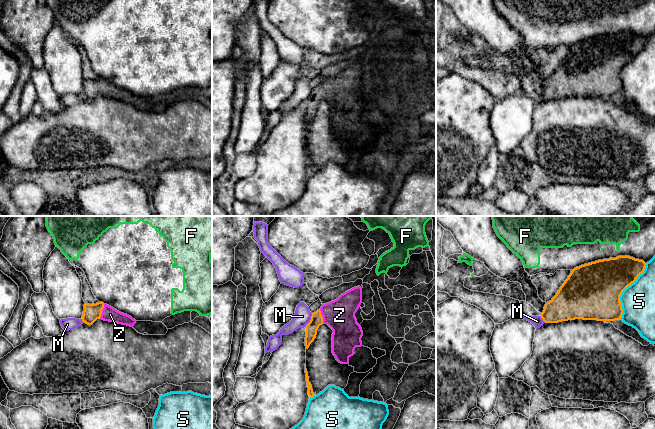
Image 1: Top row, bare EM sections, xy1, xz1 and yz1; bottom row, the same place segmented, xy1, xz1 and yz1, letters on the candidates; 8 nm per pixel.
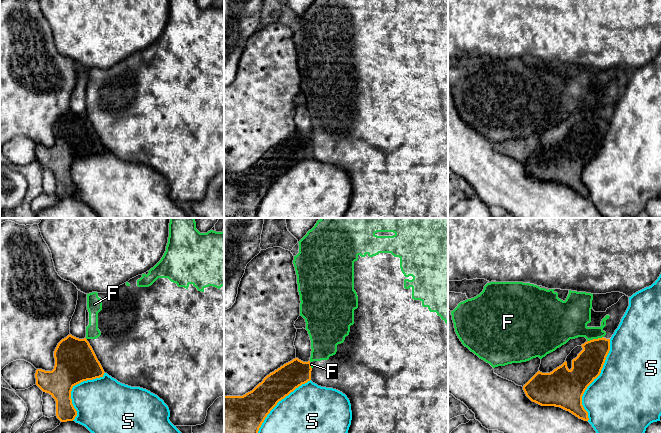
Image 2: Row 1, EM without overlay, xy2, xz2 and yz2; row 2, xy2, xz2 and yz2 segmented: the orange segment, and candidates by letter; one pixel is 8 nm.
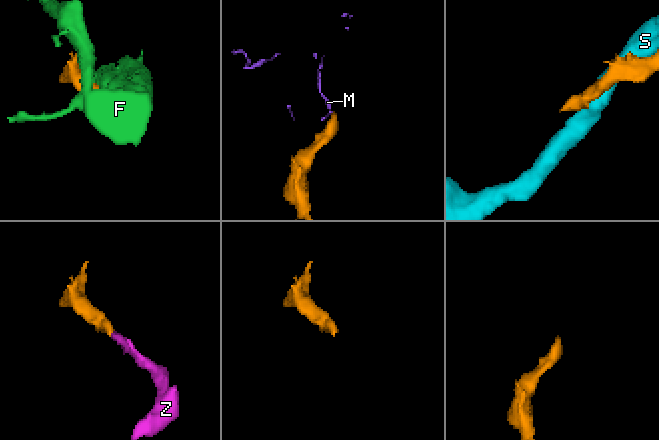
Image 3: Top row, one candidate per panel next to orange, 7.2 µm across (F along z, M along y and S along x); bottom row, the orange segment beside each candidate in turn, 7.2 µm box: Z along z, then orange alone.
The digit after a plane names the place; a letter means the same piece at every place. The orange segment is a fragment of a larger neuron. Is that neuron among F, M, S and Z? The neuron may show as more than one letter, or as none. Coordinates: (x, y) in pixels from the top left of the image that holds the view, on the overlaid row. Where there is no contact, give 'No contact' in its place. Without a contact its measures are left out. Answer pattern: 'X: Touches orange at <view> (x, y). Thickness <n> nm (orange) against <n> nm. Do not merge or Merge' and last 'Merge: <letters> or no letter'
F: Touches orange at yz2 (598, 338). Thickness 240 nm (orange) against 240 nm. Do not merge
M: Touches orange at xz1 (310, 320). Thickness 100 nm (orange) against 140 nm. Do not merge
S: Touches orange at yz2 (593, 380). Thickness 320 nm (orange) against 500 nm. Do not merge
Z: Touches orange at xy1 (101, 311). Thickness 140 nm (orange) against 120 nm. Merge
Merge: Z

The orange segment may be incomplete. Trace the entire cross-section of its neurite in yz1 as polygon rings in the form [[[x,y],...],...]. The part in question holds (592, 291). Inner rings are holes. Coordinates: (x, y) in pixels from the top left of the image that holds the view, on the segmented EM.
[[[618,256],[591,262],[571,270],[551,301],[545,304],[541,318],[545,323],[583,319],[597,321],[620,320],[623,314],[620,296],[622,292],[636,281],[645,270],[643,260],[630,256]]]

